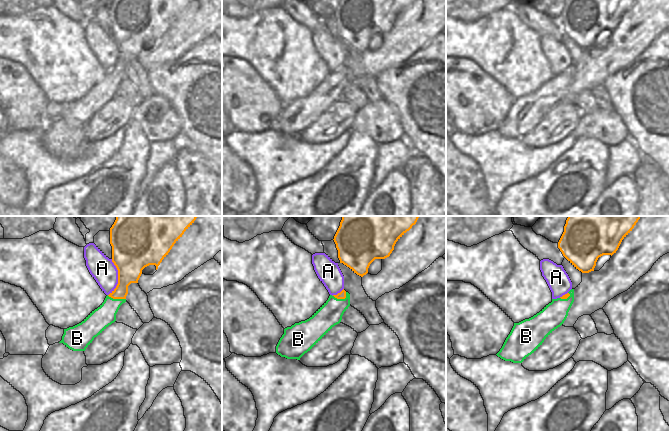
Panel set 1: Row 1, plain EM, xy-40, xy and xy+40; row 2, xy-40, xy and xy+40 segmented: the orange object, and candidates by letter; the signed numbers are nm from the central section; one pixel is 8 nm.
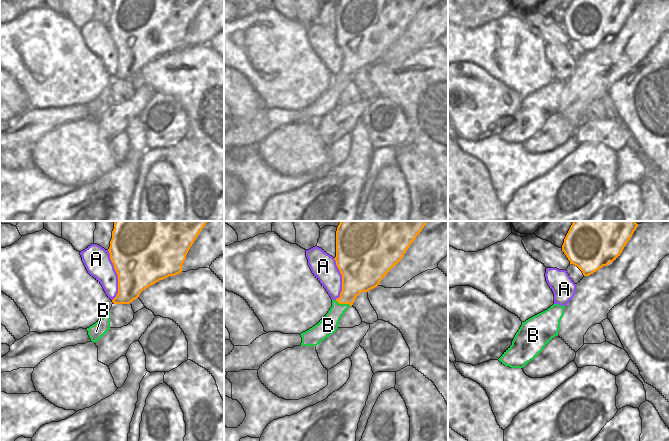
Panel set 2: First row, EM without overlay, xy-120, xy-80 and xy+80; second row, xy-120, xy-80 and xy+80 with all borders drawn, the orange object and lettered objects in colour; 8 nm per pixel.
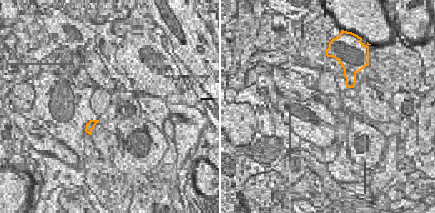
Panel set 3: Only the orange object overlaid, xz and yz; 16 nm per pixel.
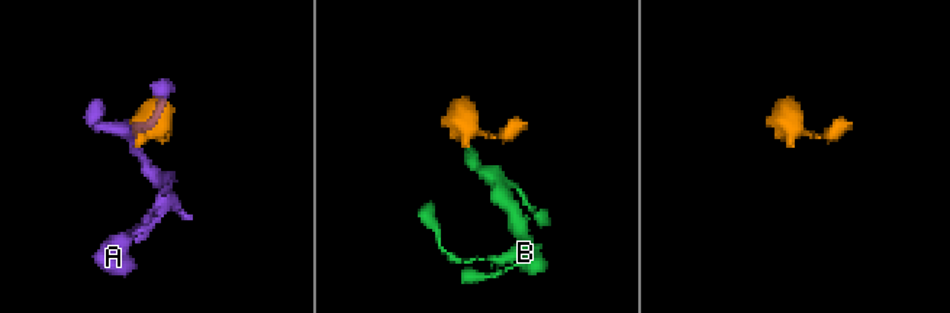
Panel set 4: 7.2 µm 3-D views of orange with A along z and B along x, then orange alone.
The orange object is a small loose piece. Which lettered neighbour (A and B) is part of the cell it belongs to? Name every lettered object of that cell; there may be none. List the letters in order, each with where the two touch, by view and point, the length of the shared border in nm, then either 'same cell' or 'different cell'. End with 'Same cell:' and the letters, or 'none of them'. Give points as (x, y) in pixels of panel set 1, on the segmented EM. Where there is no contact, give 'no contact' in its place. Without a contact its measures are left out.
A: contact xy-40 (118, 277); length 300 nm; different cell
B: contact xy-40 (116, 298); length 160 nm; same cell
Same cell: B

